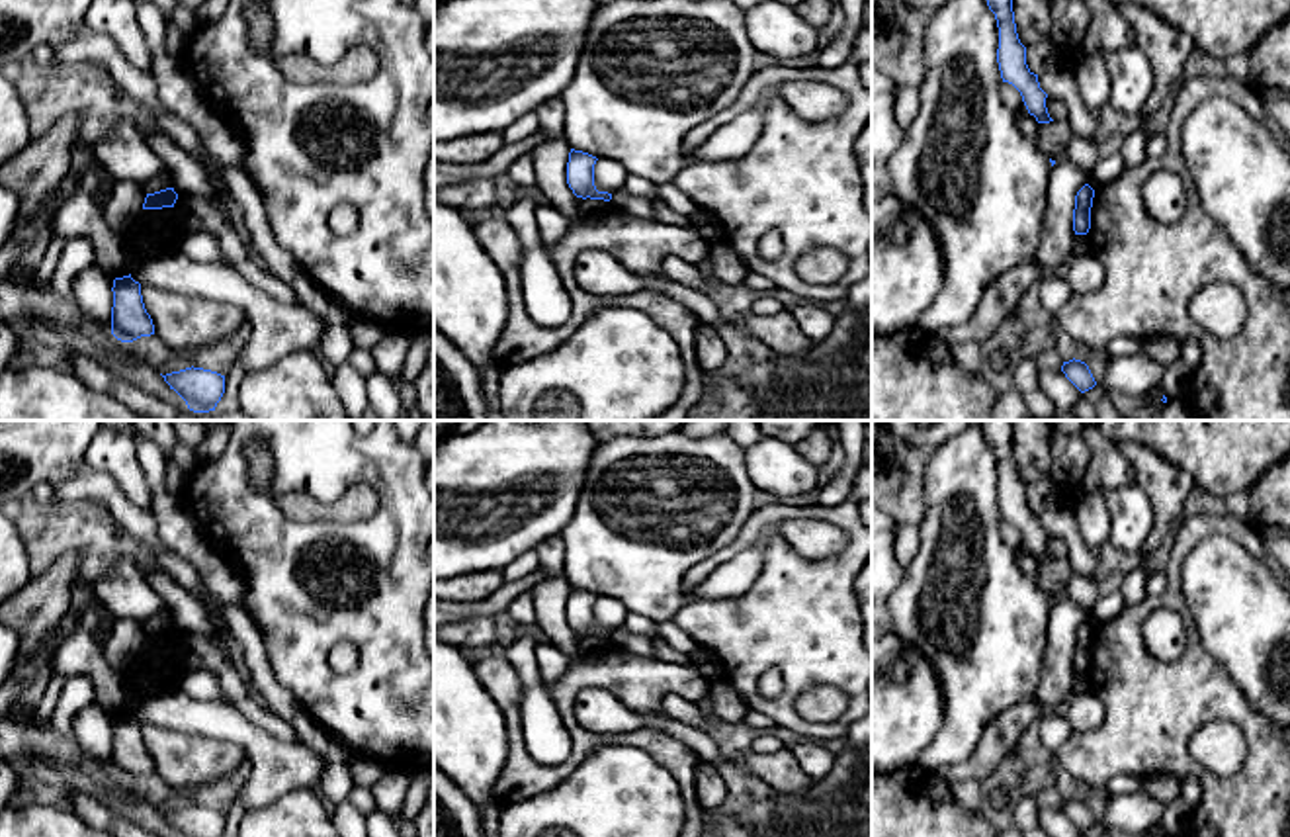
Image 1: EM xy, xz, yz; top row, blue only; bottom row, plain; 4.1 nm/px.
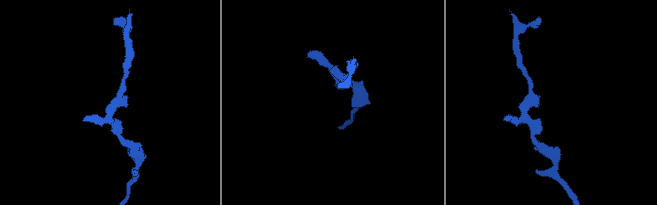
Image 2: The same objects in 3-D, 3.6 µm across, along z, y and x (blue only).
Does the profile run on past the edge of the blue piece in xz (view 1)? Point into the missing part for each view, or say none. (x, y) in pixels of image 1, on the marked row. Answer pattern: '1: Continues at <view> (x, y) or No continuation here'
1: No continuation here

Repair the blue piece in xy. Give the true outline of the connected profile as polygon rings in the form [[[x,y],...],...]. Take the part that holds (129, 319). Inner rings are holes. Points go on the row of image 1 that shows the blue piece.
[[[129,276],[113,280],[111,334],[121,342],[133,342],[154,334],[154,325],[145,309],[141,284]]]

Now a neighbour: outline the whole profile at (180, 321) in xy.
[[[143,284],[141,295],[154,334],[176,352],[223,340],[244,323],[244,311],[227,301],[170,293]]]

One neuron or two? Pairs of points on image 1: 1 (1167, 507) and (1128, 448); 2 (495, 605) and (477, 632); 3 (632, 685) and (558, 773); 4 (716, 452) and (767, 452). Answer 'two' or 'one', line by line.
1: one
2: two
3: one
4: two

